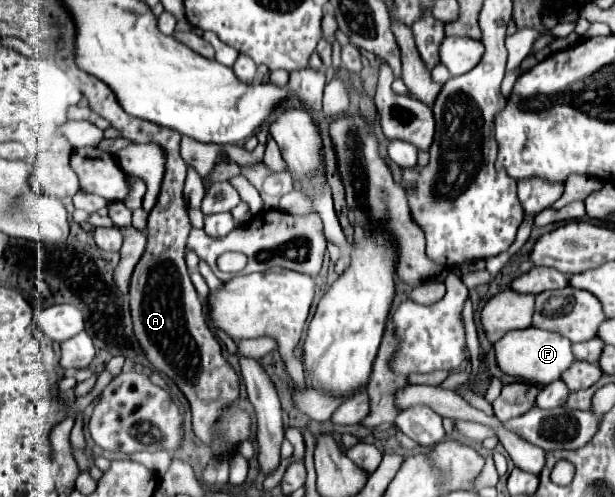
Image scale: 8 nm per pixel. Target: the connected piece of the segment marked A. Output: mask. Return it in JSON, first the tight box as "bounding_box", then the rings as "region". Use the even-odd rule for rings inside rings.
{"bounding_box":[79,72,239,442],"region":[[[81,72],[79,82],[91,110],[105,118],[119,132],[119,138],[125,138],[131,144],[151,142],[161,146],[165,152],[165,176],[161,192],[157,196],[157,204],[149,212],[147,222],[147,248],[131,276],[131,316],[135,336],[149,362],[159,372],[173,378],[181,392],[187,396],[193,412],[193,432],[201,442],[207,442],[207,438],[211,438],[211,426],[215,426],[215,418],[219,418],[219,410],[223,410],[227,402],[235,402],[239,398],[239,376],[223,358],[221,344],[207,326],[203,306],[185,266],[185,242],[191,230],[191,222],[187,216],[187,206],[183,206],[183,182],[187,176],[187,164],[179,156],[181,134],[175,134],[175,130],[163,130],[163,126],[151,126],[151,122],[143,122],[139,118],[131,118],[121,110],[121,104],[117,102],[113,90],[99,78]]]}

